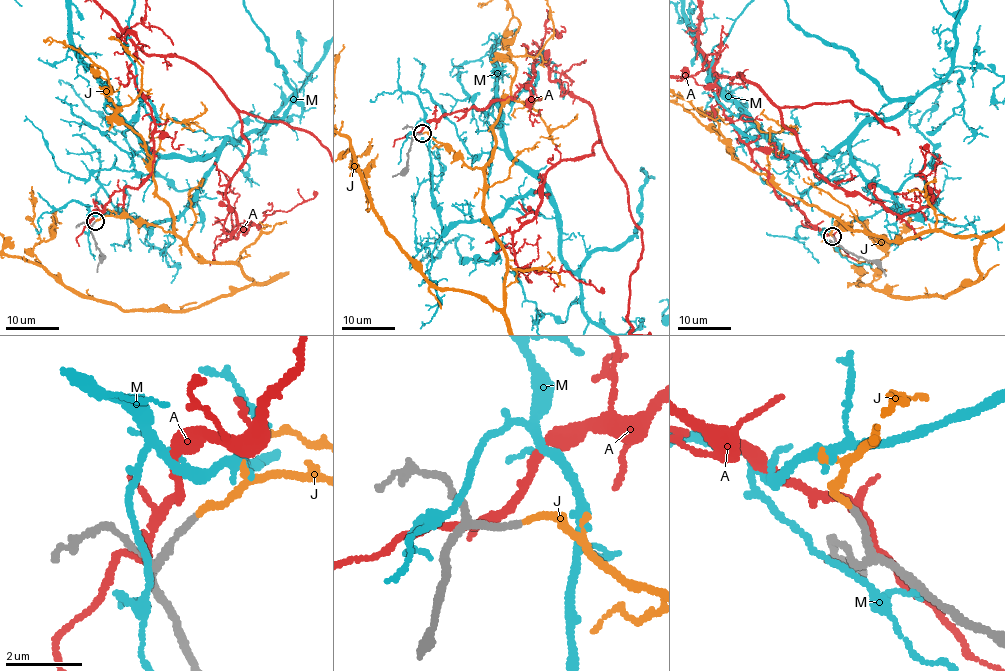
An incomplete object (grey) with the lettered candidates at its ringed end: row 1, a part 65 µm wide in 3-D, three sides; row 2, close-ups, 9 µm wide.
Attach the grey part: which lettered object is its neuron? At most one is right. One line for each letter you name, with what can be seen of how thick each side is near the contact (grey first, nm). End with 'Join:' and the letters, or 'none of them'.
J: 170/160 nm
Join: J

